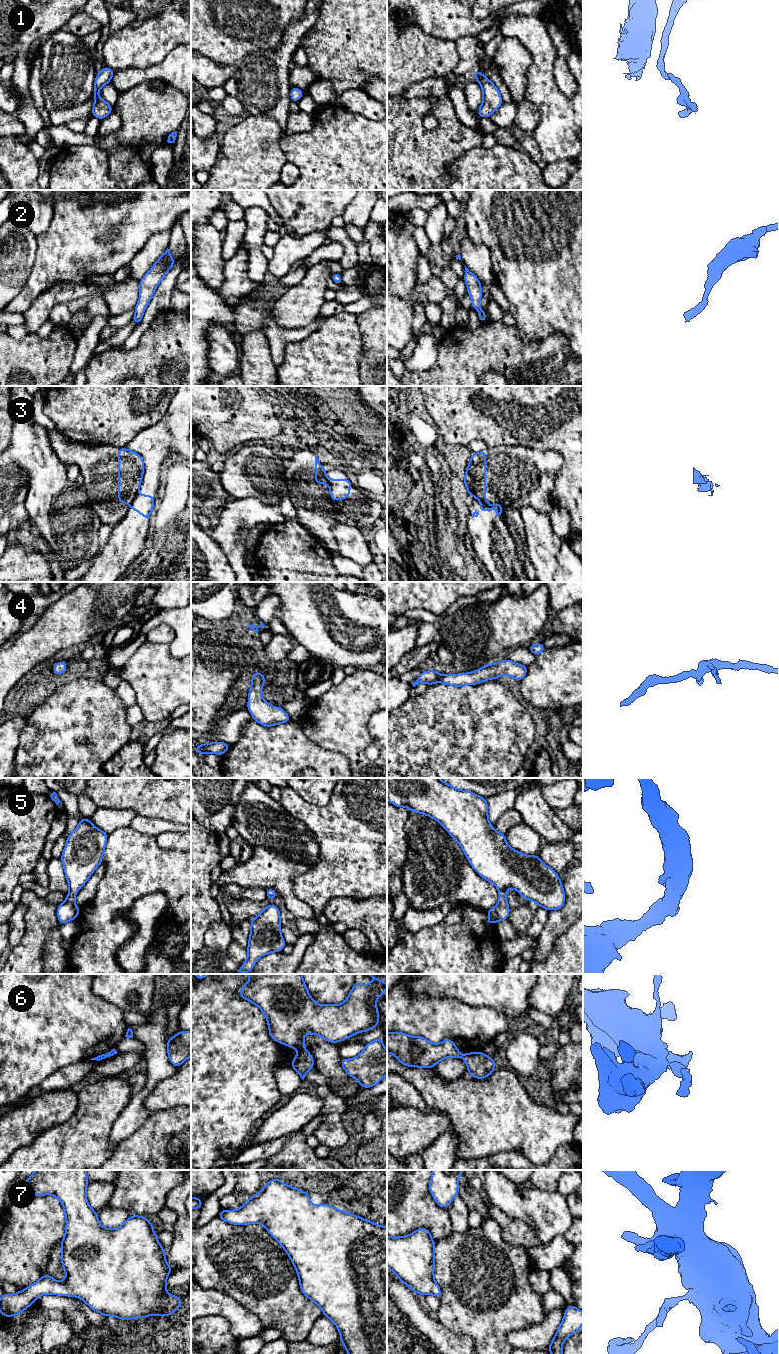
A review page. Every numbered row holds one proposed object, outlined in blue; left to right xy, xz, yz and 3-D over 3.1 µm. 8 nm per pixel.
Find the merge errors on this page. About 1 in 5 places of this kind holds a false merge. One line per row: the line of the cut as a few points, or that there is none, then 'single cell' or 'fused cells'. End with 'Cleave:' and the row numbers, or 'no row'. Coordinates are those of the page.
1: cut none; single cell
2: cut none; single cell
3: cut xy (136, 494), (130, 504); fused cells
4: cut none; single cell
5: cut none; single cell
6: cut xz (299, 1048), (302, 1049); fused cells
7: cut none; single cell
Cleave: 3, 6

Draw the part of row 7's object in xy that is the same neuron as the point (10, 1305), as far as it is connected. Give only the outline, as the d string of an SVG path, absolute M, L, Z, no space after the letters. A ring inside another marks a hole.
M36 1170L23 1182L37 1196L50 1194L57 1197L65 1210L66 1231L60 1244L61 1263L66 1272L66 1279L58 1282L50 1275L44 1274L36 1283L25 1287L23 1291L18 1291L13 1295L3 1293L0 1298L2 1316L20 1315L24 1309L30 1307L39 1296L44 1294L78 1297L91 1309L105 1317L115 1316L123 1320L146 1318L150 1315L168 1317L182 1305L180 1297L166 1292L166 1279L173 1267L166 1262L166 1251L157 1239L153 1224L146 1217L131 1215L116 1229L104 1228L98 1220L97 1213L88 1204L86 1198L88 1182L86 1170Z

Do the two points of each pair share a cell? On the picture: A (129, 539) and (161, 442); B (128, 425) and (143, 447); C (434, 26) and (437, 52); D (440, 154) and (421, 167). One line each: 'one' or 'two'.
A: one
B: two
C: two
D: one

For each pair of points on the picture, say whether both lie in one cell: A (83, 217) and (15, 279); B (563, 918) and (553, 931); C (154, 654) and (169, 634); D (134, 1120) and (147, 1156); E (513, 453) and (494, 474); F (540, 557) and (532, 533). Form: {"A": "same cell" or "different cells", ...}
{"A": "different cells", "B": "same cell", "C": "different cells", "D": "different cells", "E": "same cell", "F": "same cell"}

